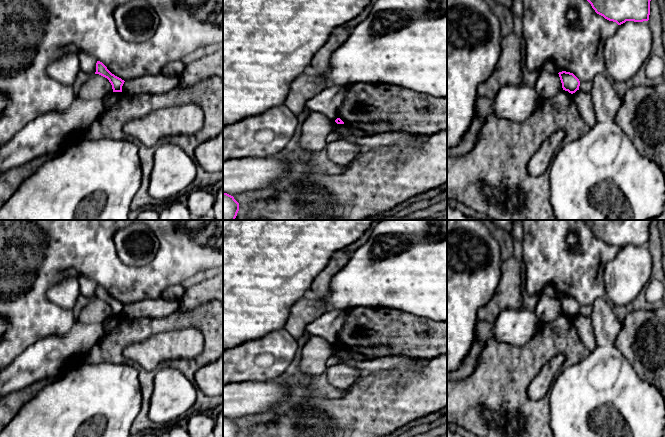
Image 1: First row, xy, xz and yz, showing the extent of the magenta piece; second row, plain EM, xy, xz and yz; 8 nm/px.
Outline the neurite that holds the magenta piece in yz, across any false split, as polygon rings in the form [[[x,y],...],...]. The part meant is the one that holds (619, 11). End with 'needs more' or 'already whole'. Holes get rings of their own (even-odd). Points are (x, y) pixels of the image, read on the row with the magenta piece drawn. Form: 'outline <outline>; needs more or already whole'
outline [[[587,0],[595,12],[618,25],[626,21],[643,22],[649,20],[651,0]]]; already whole

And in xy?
outline [[[100,61],[96,63],[96,72],[95,74],[99,74],[109,80],[112,85],[113,92],[122,92],[122,86],[124,84],[124,80],[112,74],[107,67]]]; already whole

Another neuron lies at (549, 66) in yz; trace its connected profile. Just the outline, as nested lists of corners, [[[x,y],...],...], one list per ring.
[[[551,60],[545,61],[542,69],[553,74],[562,72],[562,70],[559,70],[558,67]]]

